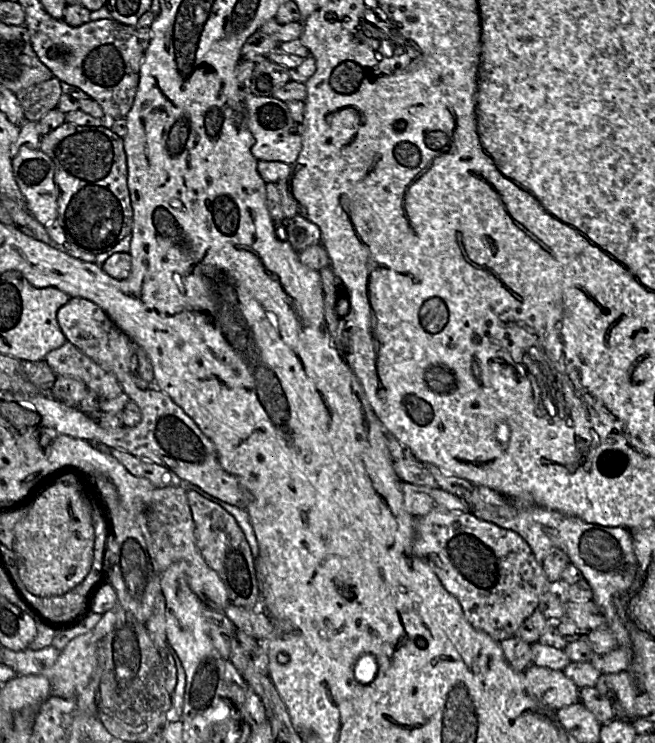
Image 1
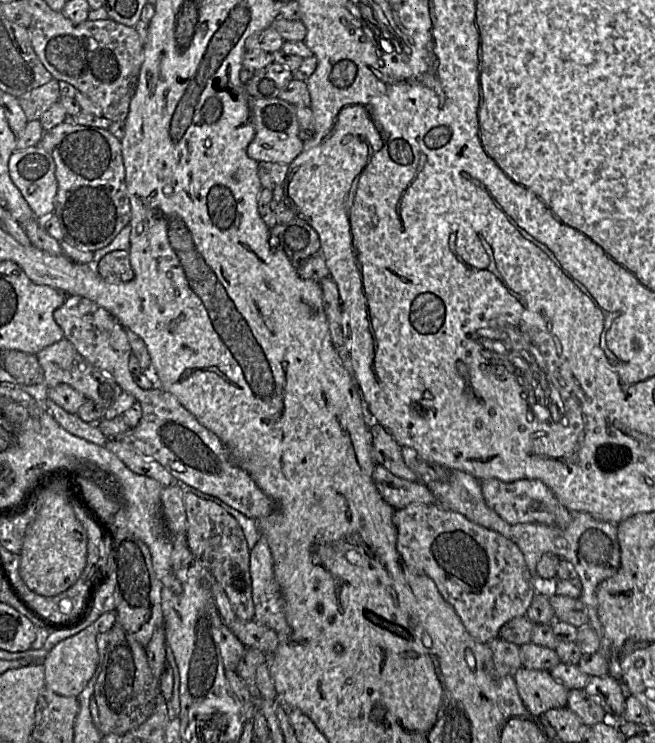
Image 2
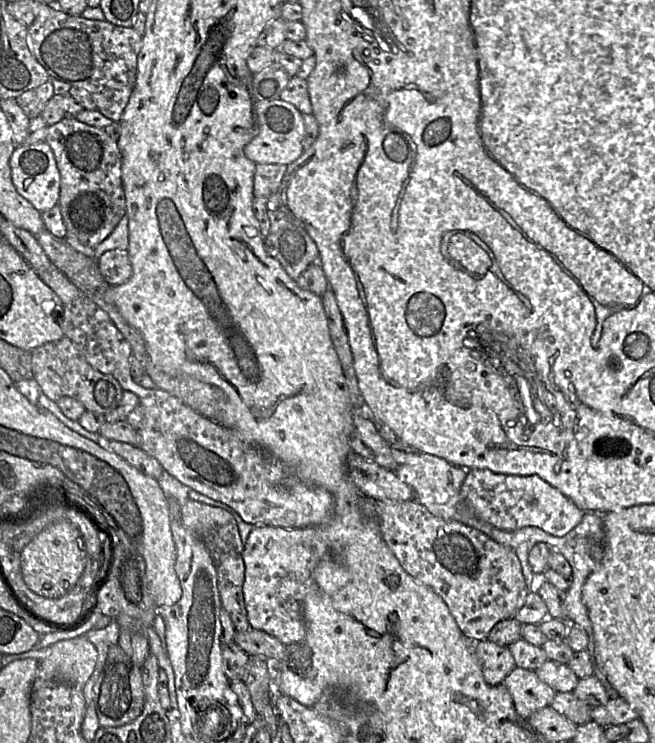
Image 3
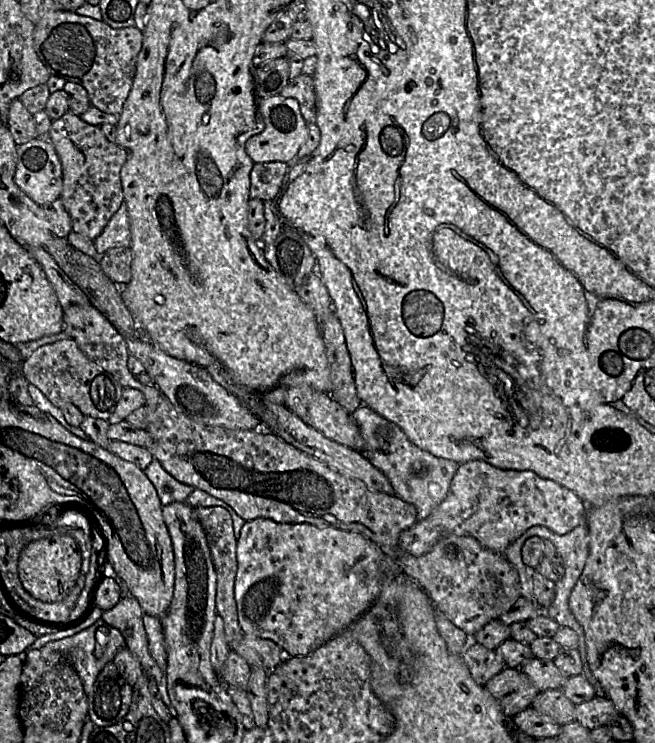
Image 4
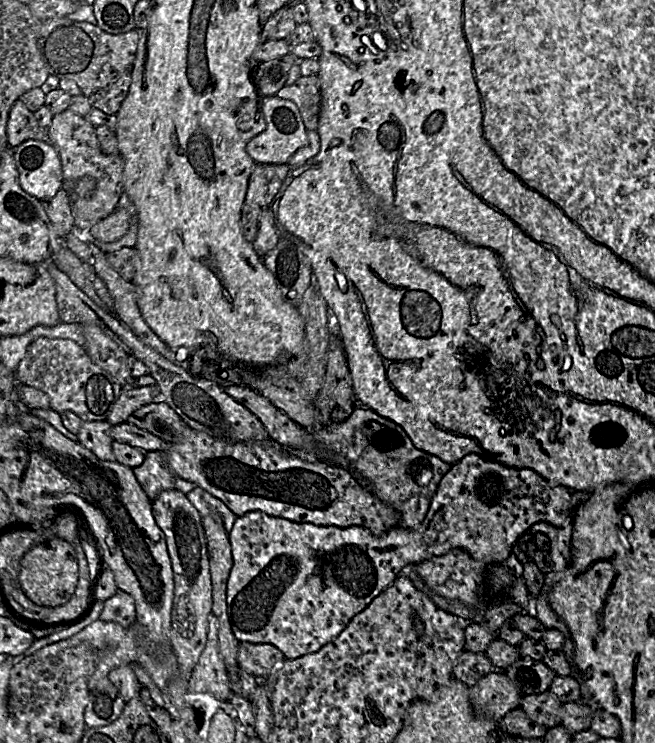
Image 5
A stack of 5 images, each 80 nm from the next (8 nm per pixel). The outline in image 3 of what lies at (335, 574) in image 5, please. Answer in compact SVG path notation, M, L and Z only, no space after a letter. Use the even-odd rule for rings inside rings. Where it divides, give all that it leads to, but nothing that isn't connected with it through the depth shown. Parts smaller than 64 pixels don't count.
M488 469L466 470L467 475L461 487L463 501L476 517L498 529L515 531L535 526L551 535L564 536L575 528L584 516L584 511L538 475L506 475ZM254 526L243 549L243 595L250 628L268 633L285 646L304 639L303 601L312 584L313 571L325 552L316 527Z

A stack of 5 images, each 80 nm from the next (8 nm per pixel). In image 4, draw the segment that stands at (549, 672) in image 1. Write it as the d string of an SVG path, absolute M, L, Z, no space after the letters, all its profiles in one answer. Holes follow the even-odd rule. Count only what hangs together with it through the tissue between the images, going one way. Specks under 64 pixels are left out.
M505 668L487 681L484 687L498 701L507 718L531 707L540 693L518 668Z

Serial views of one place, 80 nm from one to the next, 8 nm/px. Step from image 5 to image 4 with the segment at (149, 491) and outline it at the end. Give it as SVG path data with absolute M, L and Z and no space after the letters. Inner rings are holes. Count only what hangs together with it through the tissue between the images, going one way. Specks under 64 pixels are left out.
M156 458L143 472L154 485L163 506L173 502L187 502L188 496L195 490L195 487L171 476Z

